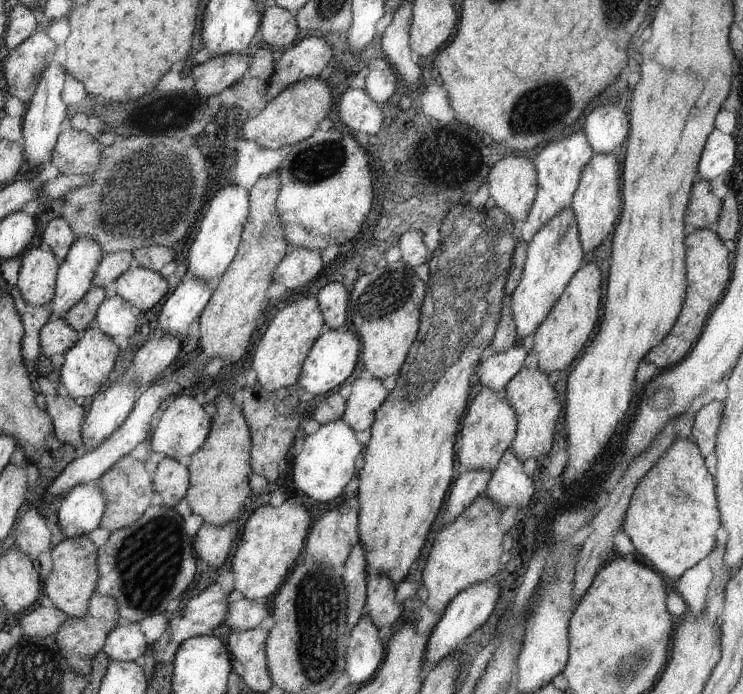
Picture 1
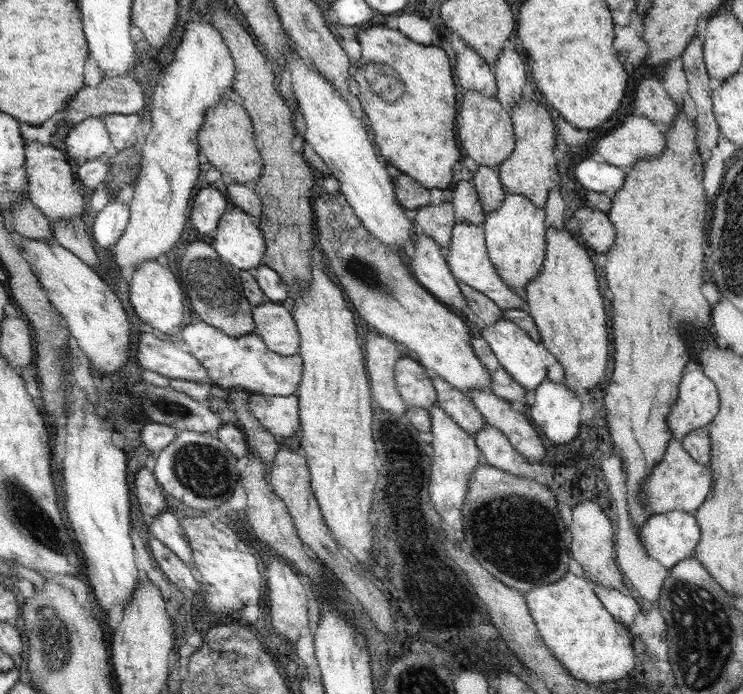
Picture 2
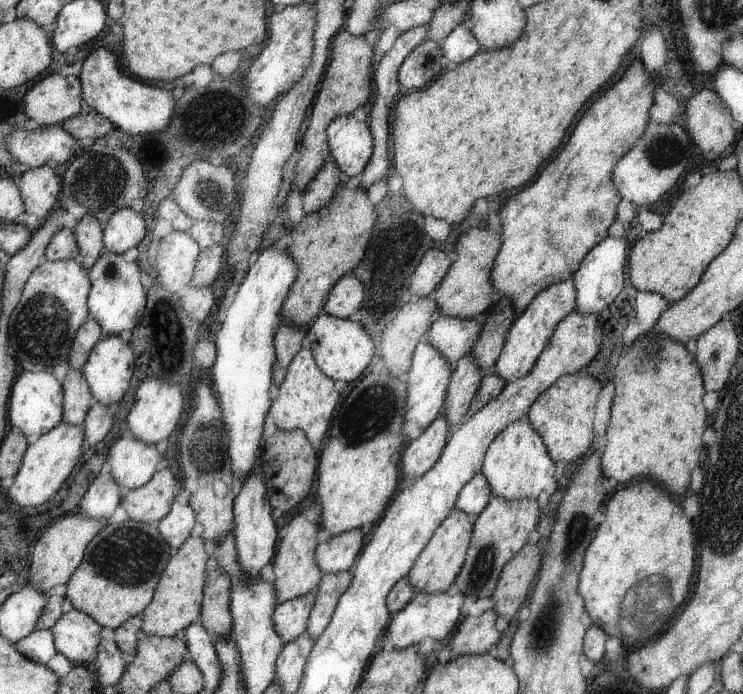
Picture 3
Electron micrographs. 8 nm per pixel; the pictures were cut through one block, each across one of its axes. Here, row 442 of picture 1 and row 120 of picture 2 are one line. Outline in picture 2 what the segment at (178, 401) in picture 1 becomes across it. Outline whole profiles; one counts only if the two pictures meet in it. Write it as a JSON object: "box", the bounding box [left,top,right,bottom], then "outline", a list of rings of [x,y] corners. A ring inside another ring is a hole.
{"box":[109,20,237,268],"outline":[[[191,20],[185,26],[174,60],[161,72],[152,94],[152,130],[139,150],[141,168],[130,200],[130,222],[123,236],[109,249],[119,268],[156,261],[180,240],[182,228],[191,216],[188,206],[198,184],[196,176],[200,176],[200,162],[196,162],[199,132],[207,120],[207,115],[202,112],[218,105],[226,88],[232,86],[237,73],[232,57],[223,35],[210,21]]]}

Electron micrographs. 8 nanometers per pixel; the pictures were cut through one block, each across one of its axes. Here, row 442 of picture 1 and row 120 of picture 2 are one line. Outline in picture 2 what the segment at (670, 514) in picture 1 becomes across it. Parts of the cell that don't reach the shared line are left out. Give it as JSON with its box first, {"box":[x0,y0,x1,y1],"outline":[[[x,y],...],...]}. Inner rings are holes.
{"box":[604,34,722,536],"outline":[[[697,34],[680,57],[688,81],[688,94],[695,104],[695,116],[689,117],[678,103],[681,109],[673,123],[665,128],[667,148],[660,155],[636,162],[630,172],[627,170],[628,182],[624,182],[624,190],[611,198],[611,209],[608,212],[613,224],[616,222],[616,230],[620,230],[620,238],[616,238],[615,244],[606,254],[608,260],[604,266],[608,288],[614,292],[612,338],[615,343],[615,365],[610,383],[605,389],[604,405],[614,454],[625,462],[628,506],[638,536],[639,528],[654,515],[651,510],[647,510],[647,502],[643,502],[642,484],[651,476],[658,462],[663,460],[673,438],[667,417],[679,398],[679,384],[683,380],[686,364],[690,362],[690,348],[686,344],[684,330],[676,328],[688,326],[692,330],[696,328],[696,332],[698,328],[708,328],[712,312],[708,300],[700,292],[704,282],[702,248],[706,244],[708,228],[708,198],[702,186],[702,156],[707,162],[722,135],[713,114],[711,76],[703,61],[703,43]]]}

